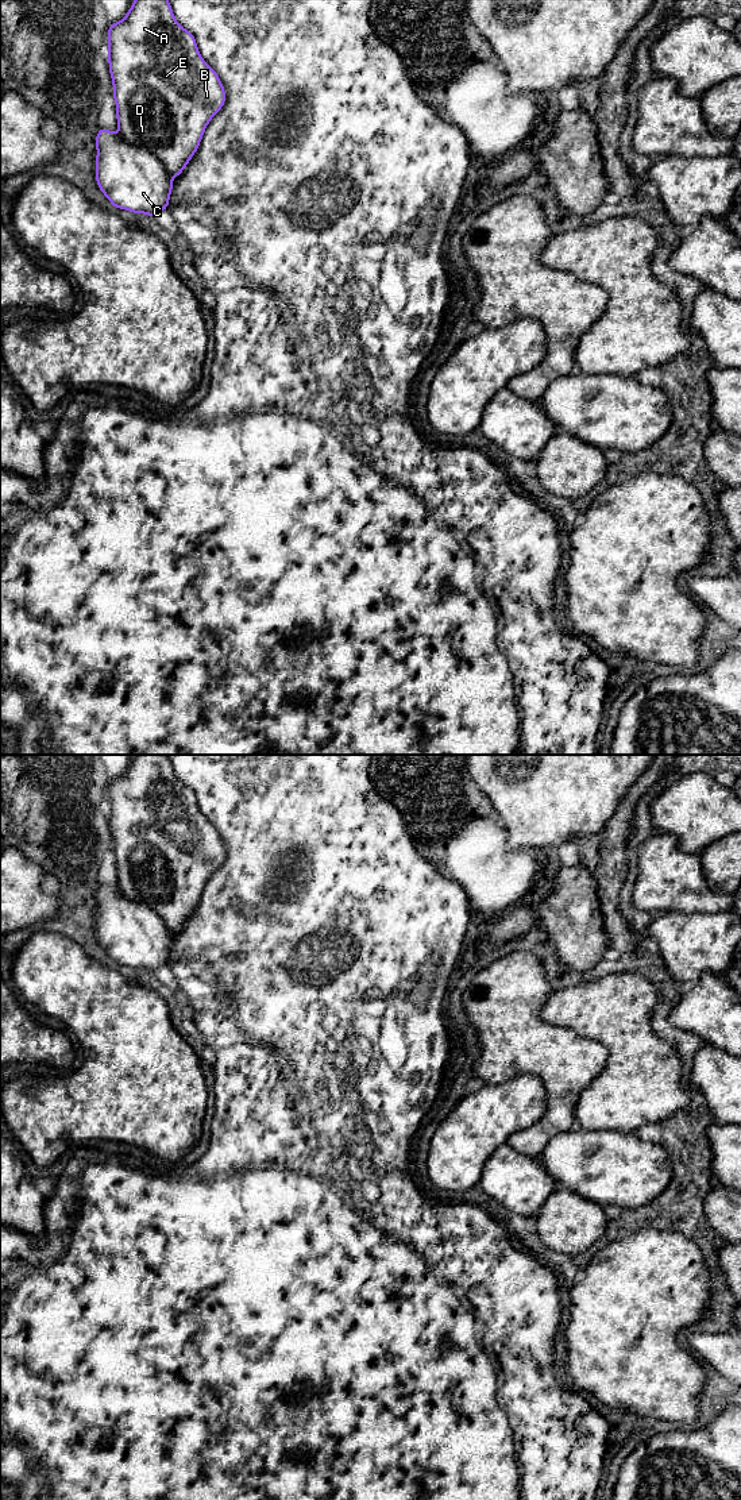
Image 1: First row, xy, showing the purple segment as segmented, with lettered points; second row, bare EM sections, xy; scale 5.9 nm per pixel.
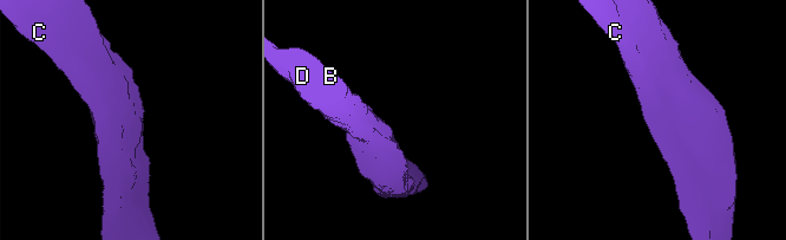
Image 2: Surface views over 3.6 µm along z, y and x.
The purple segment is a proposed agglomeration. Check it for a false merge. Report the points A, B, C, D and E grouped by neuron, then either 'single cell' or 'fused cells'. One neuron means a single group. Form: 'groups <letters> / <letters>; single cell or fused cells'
groups A B D E / C; fused cells

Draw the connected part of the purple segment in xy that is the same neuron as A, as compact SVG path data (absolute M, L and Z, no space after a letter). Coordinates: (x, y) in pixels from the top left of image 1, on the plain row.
M136 755L123 776L109 779L108 820L121 892L153 909L171 933L181 932L208 879L223 864L225 847L217 829L201 814L193 790L177 779L167 755Z

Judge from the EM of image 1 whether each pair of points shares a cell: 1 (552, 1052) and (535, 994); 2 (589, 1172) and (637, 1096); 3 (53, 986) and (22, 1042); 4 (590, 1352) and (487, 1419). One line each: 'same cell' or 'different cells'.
1: same cell
2: different cells
3: different cells
4: different cells

